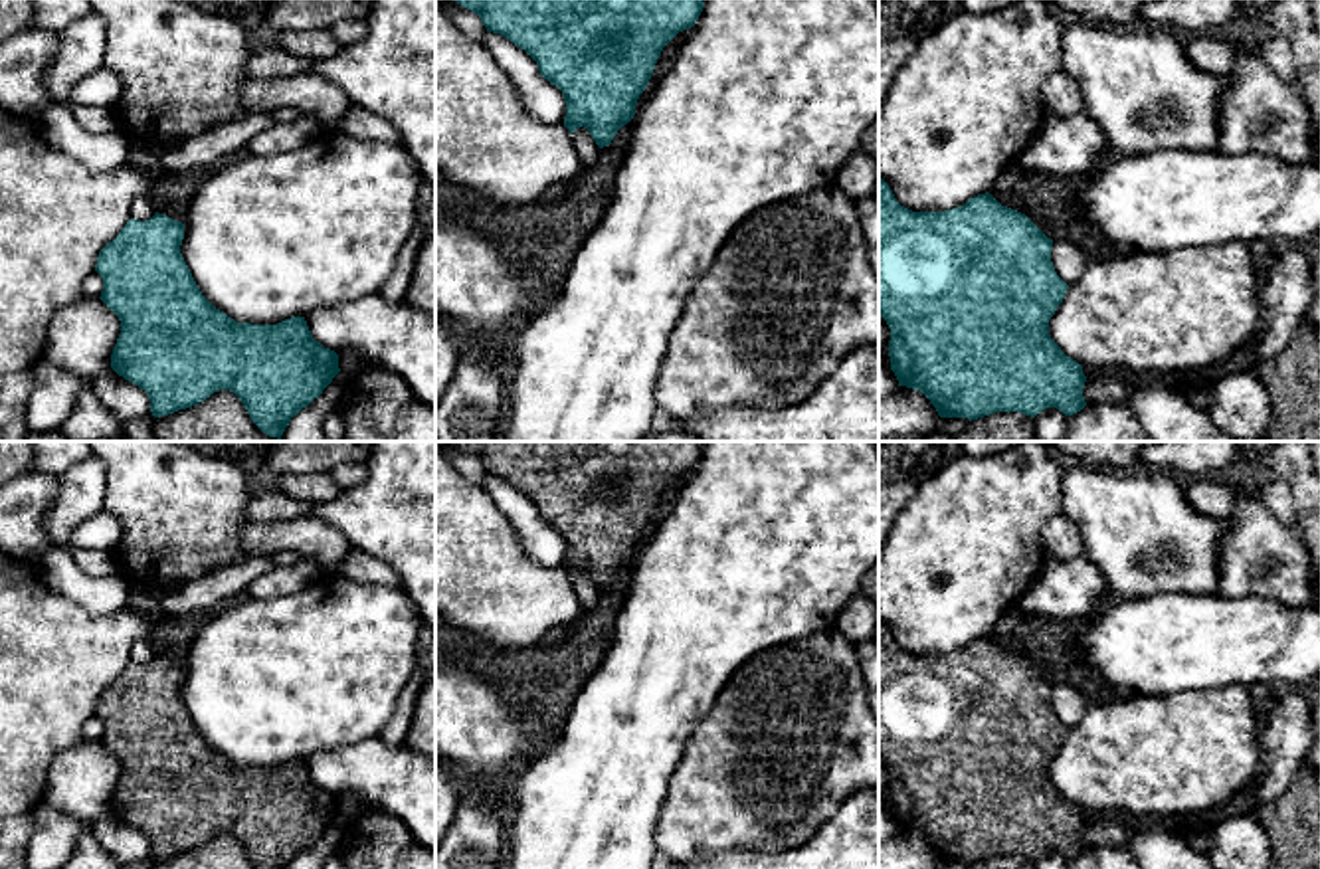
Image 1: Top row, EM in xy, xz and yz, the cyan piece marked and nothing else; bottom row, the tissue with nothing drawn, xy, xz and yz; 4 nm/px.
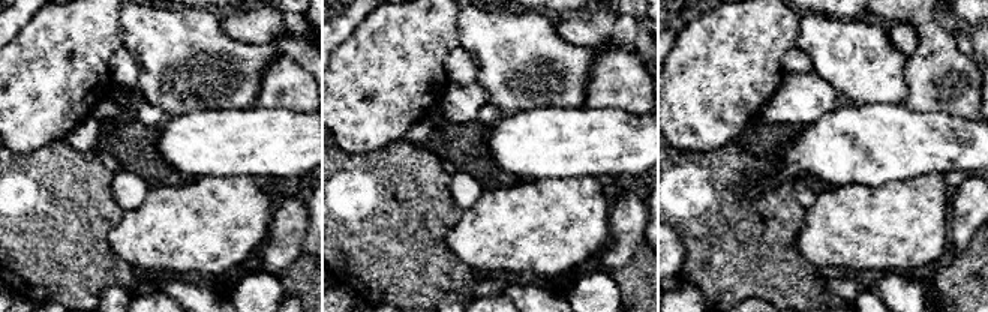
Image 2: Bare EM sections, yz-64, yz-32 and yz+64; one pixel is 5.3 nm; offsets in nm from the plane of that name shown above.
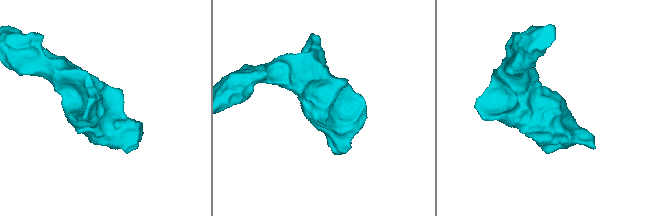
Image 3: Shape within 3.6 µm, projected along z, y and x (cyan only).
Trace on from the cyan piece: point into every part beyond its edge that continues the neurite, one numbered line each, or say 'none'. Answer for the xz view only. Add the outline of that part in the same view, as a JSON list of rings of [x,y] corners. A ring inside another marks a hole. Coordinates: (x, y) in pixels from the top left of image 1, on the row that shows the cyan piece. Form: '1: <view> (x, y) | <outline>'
none

